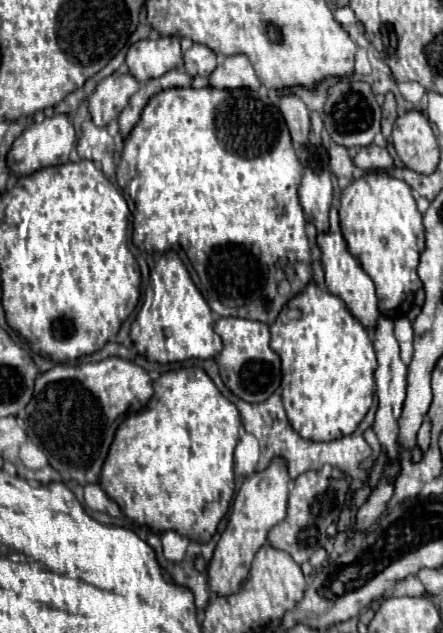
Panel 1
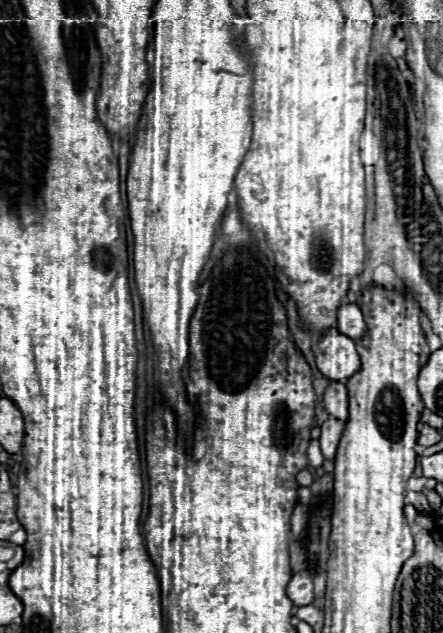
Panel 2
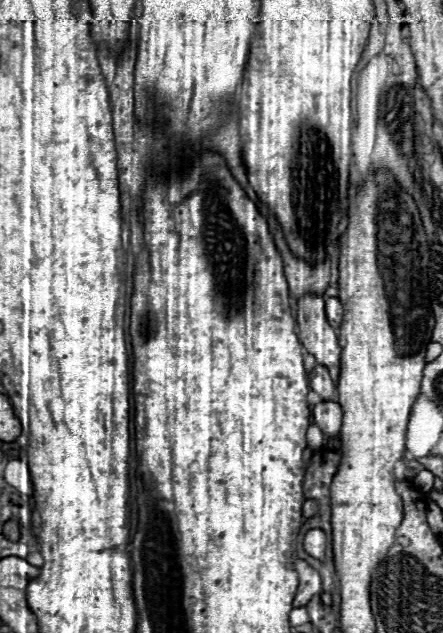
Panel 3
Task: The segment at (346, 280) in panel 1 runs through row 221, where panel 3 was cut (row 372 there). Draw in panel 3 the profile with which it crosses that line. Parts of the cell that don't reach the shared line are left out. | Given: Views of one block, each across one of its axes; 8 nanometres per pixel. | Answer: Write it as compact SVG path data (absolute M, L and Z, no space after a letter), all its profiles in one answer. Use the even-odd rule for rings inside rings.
M304 294L298 300L298 338L302 346L316 358L316 362L330 370L332 380L337 383L340 372L340 346L336 330L330 328L326 320L322 296Z

